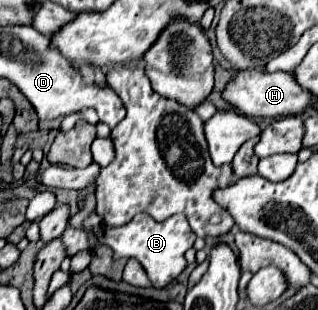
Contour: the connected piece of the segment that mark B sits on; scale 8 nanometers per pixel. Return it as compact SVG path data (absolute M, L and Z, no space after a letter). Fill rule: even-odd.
M91 213L89 219L85 221L83 229L73 229L69 225L65 229L65 233L61 235L69 257L73 257L73 253L77 253L81 249L89 249L89 239L87 239L89 231L93 231L101 243L105 243L113 249L115 259L135 257L143 265L143 269L147 271L147 275L155 287L165 287L171 279L175 279L187 267L187 261L183 255L189 247L193 247L195 239L197 239L197 235L191 231L191 227L189 227L187 219L183 219L183 215L173 215L165 221L155 221L151 215L143 213L143 215L135 215L135 219L131 219L123 227L107 227L97 217L97 213Z

